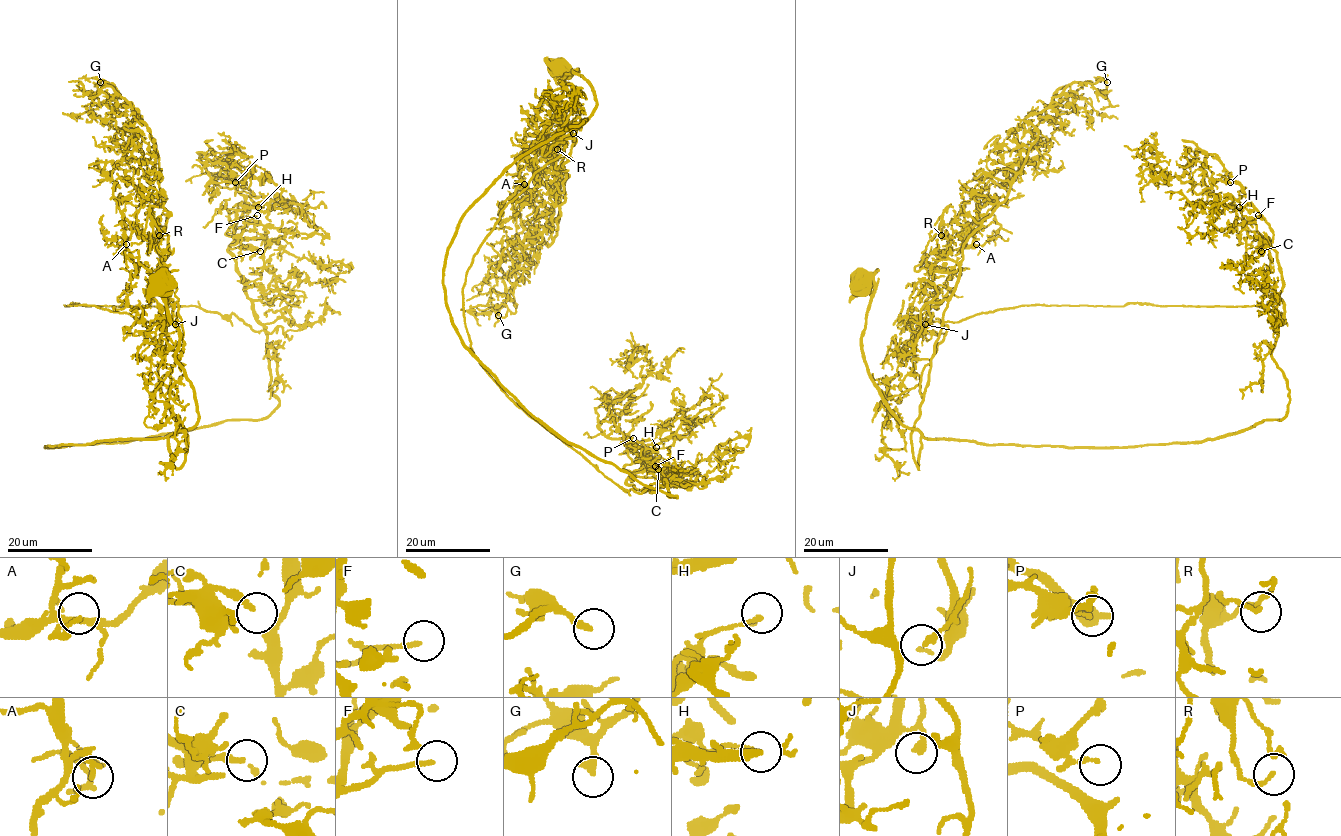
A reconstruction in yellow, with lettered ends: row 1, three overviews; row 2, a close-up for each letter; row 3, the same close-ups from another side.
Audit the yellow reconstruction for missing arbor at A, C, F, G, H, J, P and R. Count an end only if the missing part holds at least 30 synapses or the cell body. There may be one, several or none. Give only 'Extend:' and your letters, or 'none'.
Extend: C, F, G, P

